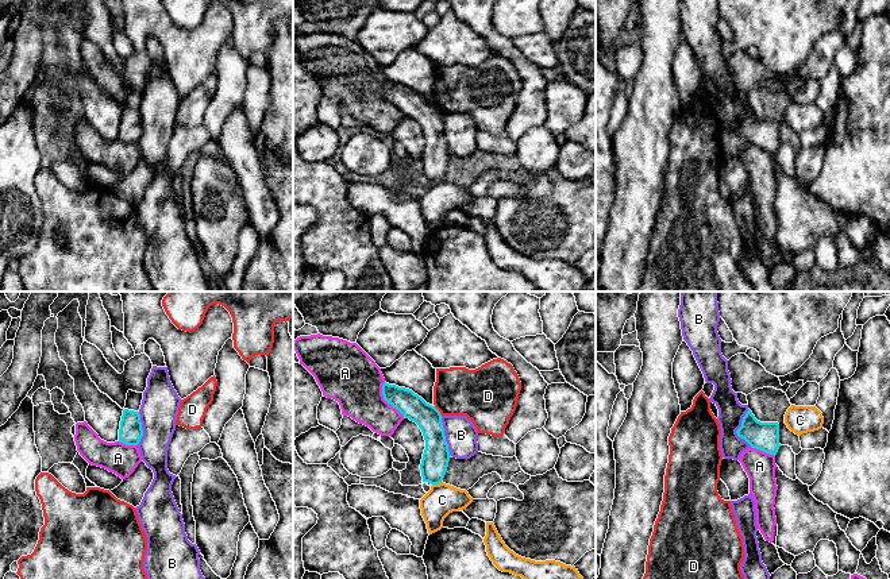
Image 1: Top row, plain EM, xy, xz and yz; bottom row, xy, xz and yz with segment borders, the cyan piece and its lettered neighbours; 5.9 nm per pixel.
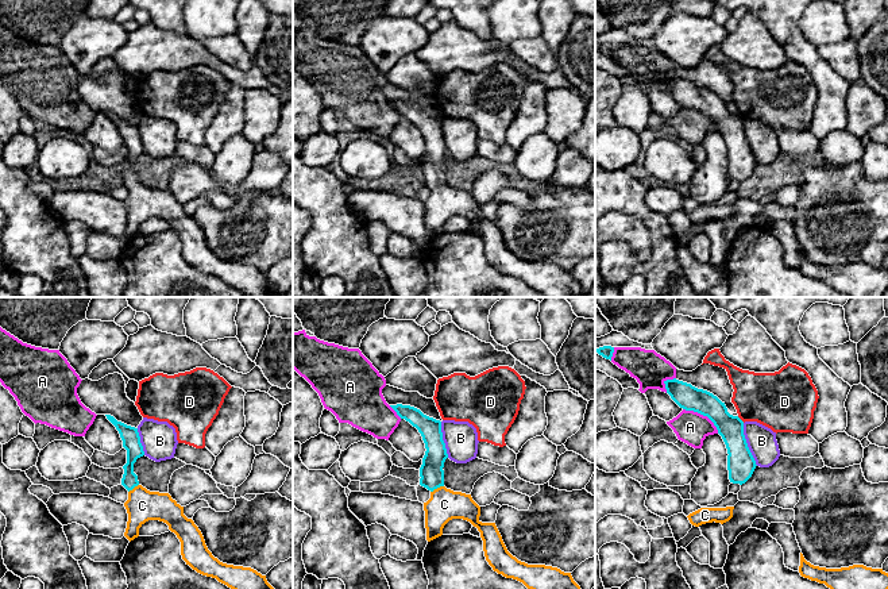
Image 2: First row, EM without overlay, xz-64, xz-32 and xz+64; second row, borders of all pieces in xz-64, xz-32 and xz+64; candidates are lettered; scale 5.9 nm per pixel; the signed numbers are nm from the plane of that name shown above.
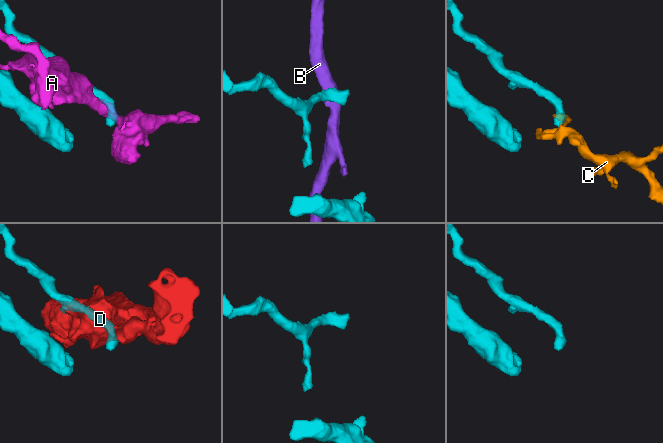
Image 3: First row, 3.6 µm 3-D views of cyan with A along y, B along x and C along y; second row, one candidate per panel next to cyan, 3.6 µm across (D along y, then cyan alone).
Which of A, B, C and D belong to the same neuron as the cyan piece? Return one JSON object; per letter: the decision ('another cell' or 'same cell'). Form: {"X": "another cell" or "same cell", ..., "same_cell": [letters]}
{"A": "another cell", "B": "another cell", "C": "same cell", "D": "another cell", "same_cell": ["C"]}

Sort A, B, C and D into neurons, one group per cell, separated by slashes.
A / B / C / D

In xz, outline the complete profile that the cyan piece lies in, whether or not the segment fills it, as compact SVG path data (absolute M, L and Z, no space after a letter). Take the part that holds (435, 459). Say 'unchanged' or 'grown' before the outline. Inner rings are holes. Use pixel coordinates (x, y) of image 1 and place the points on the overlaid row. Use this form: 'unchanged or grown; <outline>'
grown; M386 382L382 385L382 395L405 418L416 422L423 432L425 449L420 470L423 482L428 482L432 486L420 499L420 509L428 533L432 534L443 528L443 521L450 513L466 509L473 502L473 498L466 490L442 482L451 455L440 412L412 390Z

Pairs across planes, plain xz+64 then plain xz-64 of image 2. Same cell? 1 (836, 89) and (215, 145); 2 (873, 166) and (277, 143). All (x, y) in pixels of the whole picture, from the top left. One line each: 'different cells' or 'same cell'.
1: same cell
2: different cells

